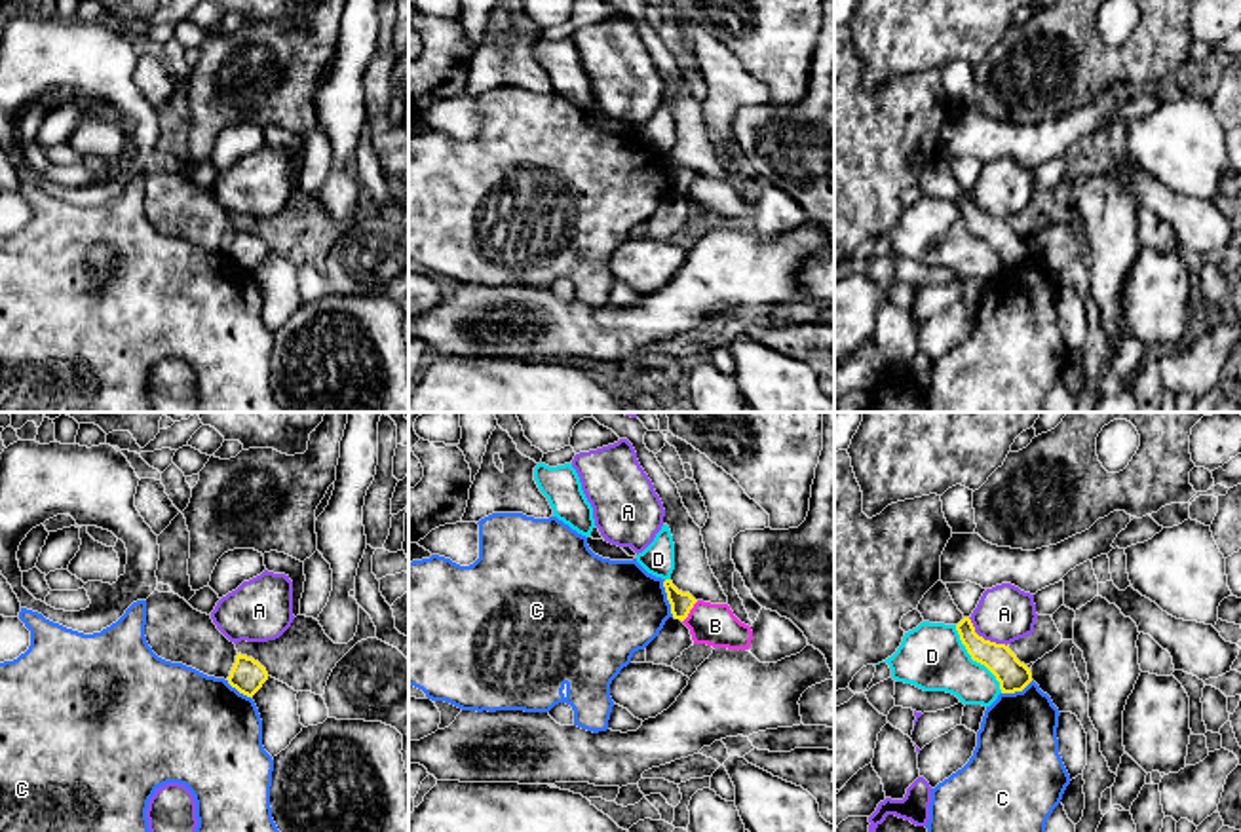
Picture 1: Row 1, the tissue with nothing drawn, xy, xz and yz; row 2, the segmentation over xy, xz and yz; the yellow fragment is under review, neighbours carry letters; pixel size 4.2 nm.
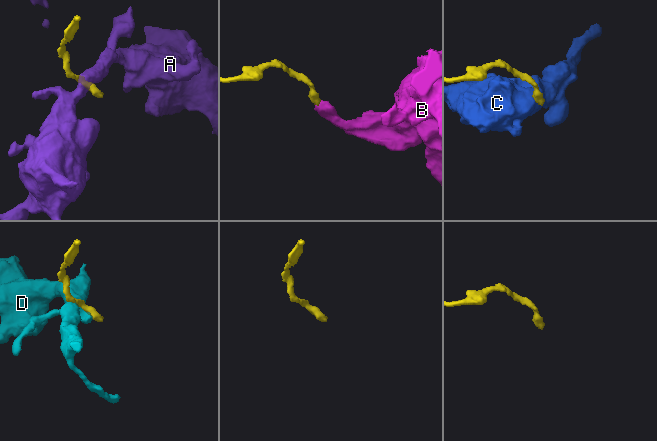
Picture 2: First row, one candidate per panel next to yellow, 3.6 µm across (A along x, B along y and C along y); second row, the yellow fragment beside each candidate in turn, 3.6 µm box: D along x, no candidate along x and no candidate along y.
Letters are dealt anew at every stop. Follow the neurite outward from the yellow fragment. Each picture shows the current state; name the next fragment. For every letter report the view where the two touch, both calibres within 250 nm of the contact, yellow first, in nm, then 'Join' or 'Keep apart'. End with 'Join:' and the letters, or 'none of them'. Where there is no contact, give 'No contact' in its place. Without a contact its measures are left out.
A: Touches yellow in yz. Thickness 130 nm (yellow) against 240 nm. Keep apart
B: Touches yellow in xz. Thickness 100 nm (yellow) against 180 nm. Keep apart
C: Touches yellow in xz. Thickness 100 nm (yellow) against 420 nm. Keep apart
D: Touches yellow in yz. Thickness 130 nm (yellow) against 280 nm. Keep apart
Join: none of them

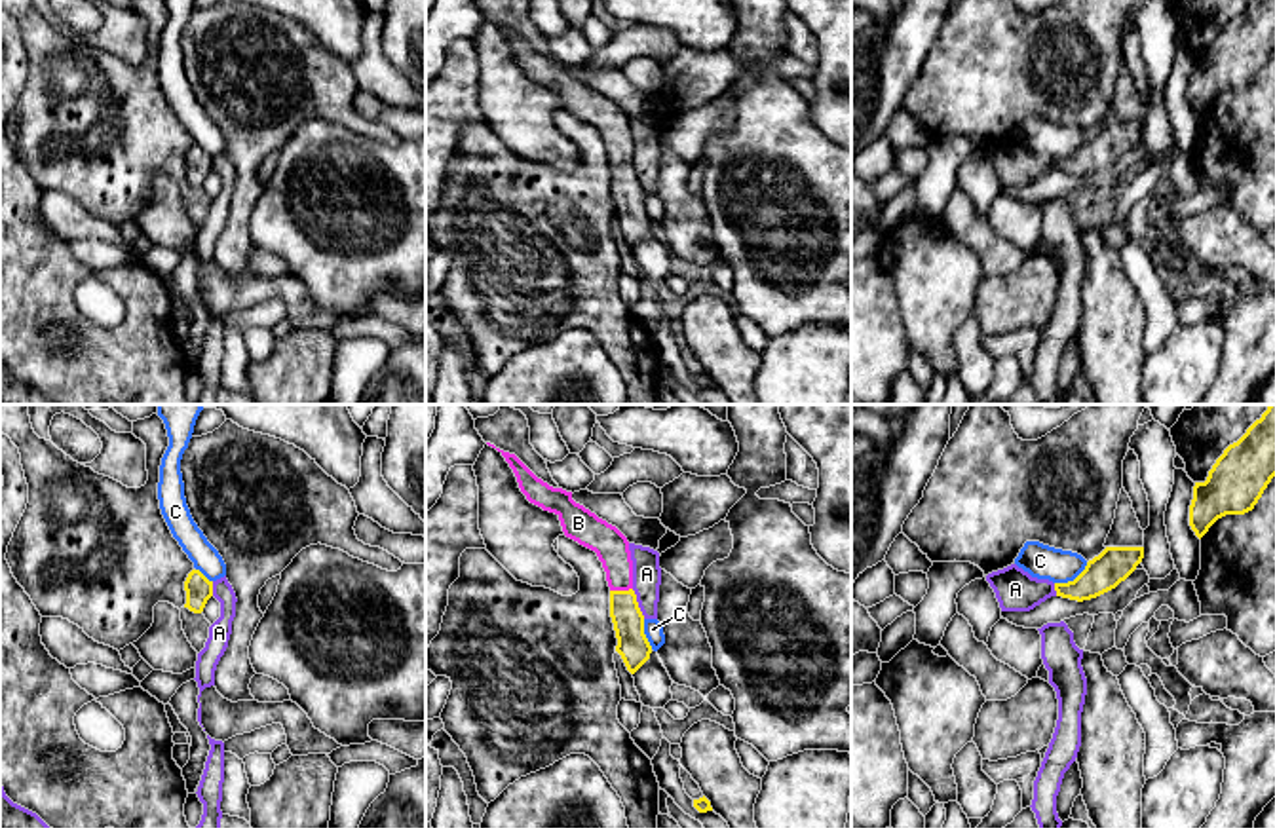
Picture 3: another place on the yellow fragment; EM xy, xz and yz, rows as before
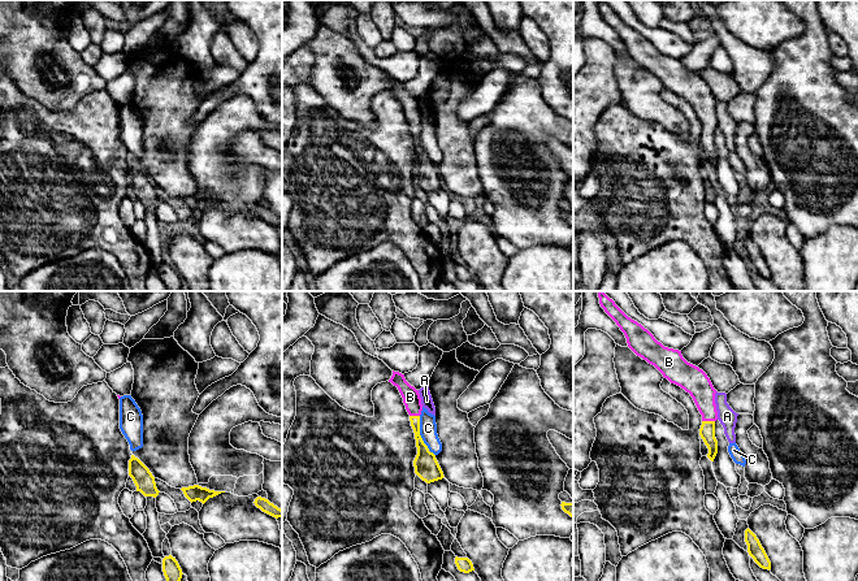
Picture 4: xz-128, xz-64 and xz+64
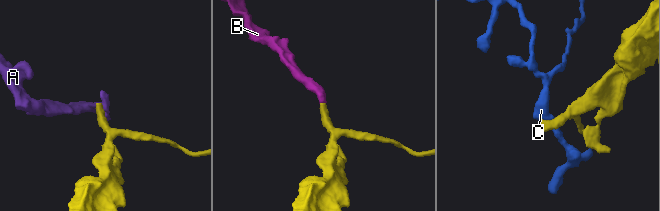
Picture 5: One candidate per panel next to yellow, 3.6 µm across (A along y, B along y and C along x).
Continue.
A: Touches yellow in xz. Thickness 140 nm (yellow) against 130 nm. Keep apart
B: Touches yellow in xz. Thickness 140 nm (yellow) against 140 nm. Join
C: Touches yellow in yz. Thickness 160 nm (yellow) against 150 nm. Keep apart
Join: B

